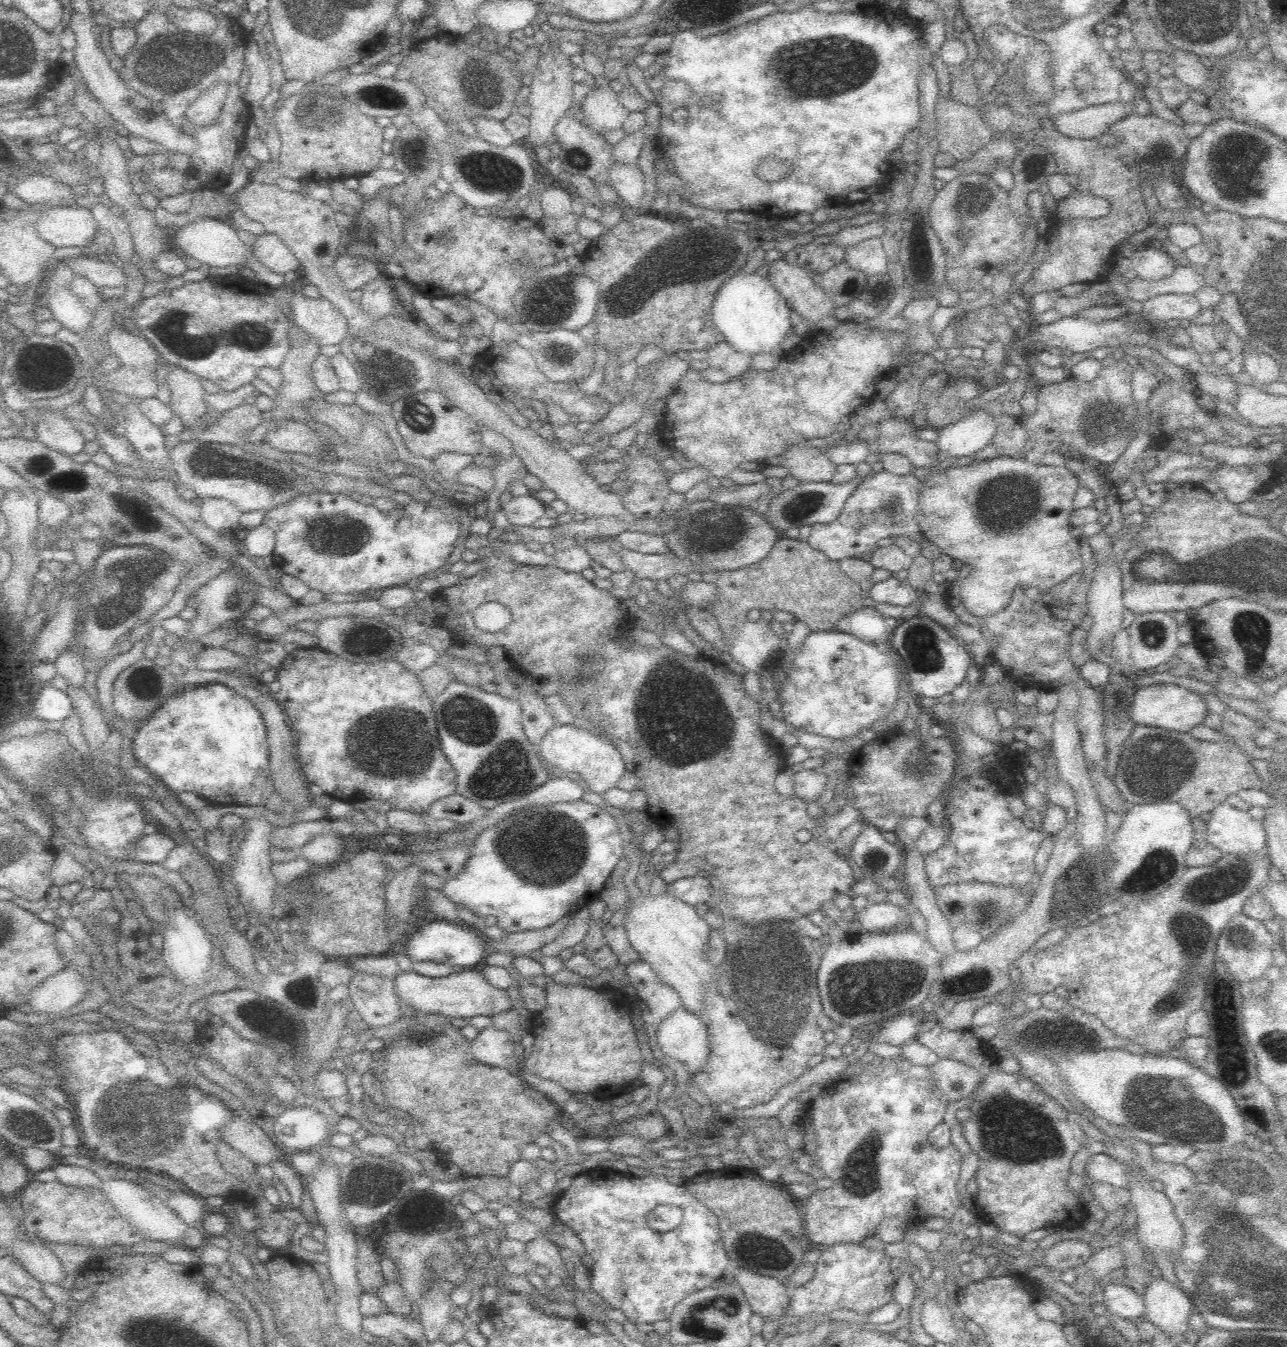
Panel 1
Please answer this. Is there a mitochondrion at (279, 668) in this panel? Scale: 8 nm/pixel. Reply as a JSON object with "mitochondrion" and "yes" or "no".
{"mitochondrion":"no"}

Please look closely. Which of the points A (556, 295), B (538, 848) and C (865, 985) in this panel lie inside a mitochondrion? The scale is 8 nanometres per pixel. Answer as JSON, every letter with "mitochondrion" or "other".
{"A":"mitochondrion","B":"mitochondrion","C":"mitochondrion"}

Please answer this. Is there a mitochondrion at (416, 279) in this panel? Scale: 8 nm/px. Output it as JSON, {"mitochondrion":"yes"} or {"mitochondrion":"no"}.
{"mitochondrion":"no"}

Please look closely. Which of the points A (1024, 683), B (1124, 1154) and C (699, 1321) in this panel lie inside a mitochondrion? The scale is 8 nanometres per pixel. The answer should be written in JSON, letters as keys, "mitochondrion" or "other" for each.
{"A":"other","B":"other","C":"mitochondrion"}

